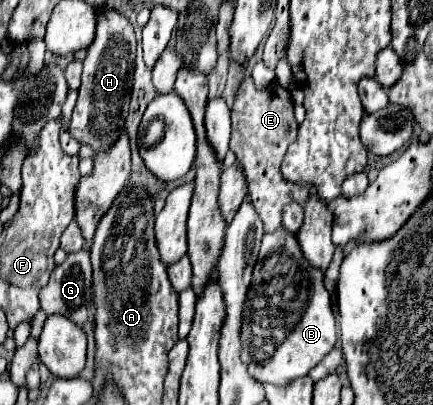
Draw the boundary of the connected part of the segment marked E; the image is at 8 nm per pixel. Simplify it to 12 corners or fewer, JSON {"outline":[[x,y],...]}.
{"outline":[[280,85],[236,89],[230,149],[244,167],[266,233],[312,185],[280,175],[298,135]]}

